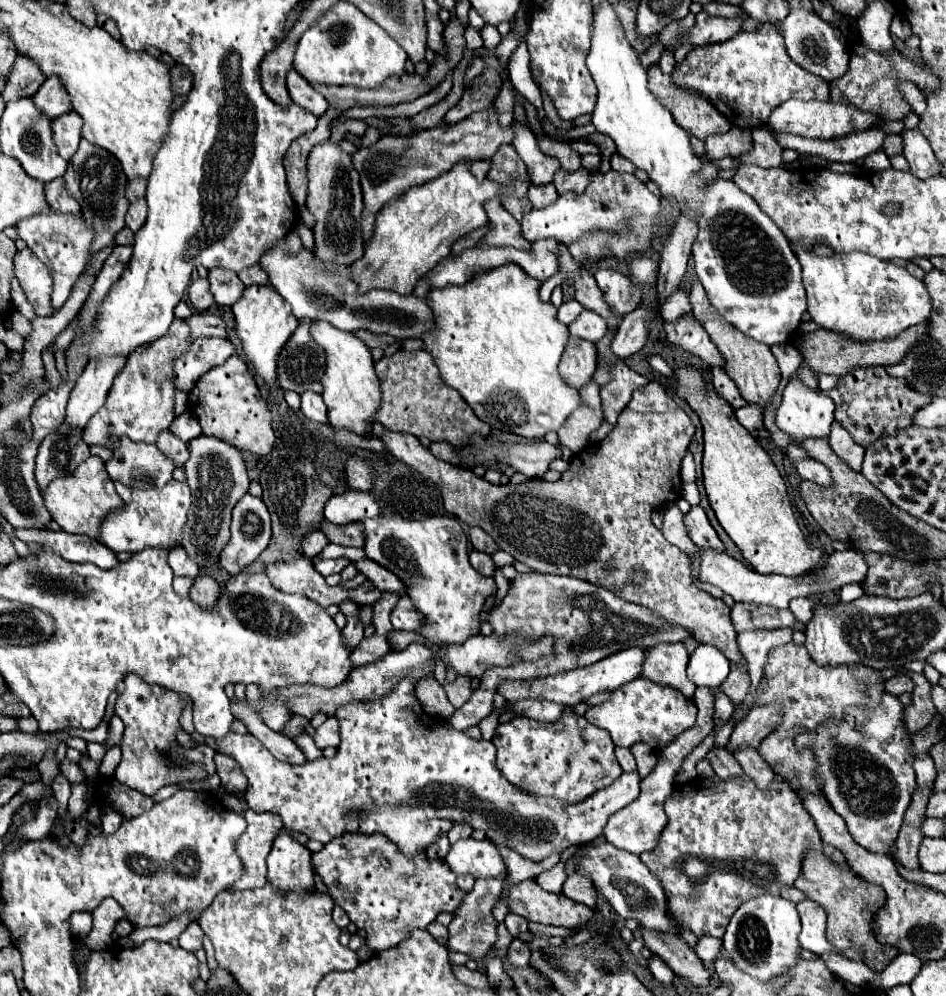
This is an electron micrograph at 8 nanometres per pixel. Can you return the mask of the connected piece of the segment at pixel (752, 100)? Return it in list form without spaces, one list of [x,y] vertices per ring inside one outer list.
[[[772,22],[760,24],[754,32],[738,32],[734,38],[720,44],[696,46],[674,68],[672,78],[680,88],[710,100],[732,126],[748,130],[762,126],[770,112],[788,98],[830,100],[830,86],[790,60],[784,38]]]

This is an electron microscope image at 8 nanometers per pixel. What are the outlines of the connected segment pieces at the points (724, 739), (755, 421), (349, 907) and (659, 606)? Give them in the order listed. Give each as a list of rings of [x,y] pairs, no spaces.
[[[728,721],[725,725],[721,727],[721,729],[717,732],[715,736],[715,747],[726,747],[728,744],[728,740],[733,732],[733,726],[730,725],[730,721]]]
[[[748,404],[748,406],[742,406],[742,408],[734,410],[734,414],[736,414],[738,422],[742,420],[742,422],[746,422],[748,426],[754,426],[752,432],[756,432],[756,430],[762,428],[762,408],[760,408],[760,406],[750,406],[750,404]]]
[[[344,834],[330,840],[320,852],[312,854],[312,870],[326,884],[332,900],[348,914],[348,918],[366,930],[366,944],[370,950],[380,952],[400,944],[414,928],[426,928],[440,912],[454,912],[464,898],[456,886],[456,876],[446,868],[444,860],[430,860],[424,854],[406,856],[396,844],[388,842],[382,834]]]
[[[648,382],[632,394],[632,400],[618,416],[614,430],[606,440],[588,444],[584,450],[572,456],[570,468],[562,474],[558,482],[546,482],[542,478],[532,478],[522,484],[494,486],[484,478],[478,478],[470,468],[452,466],[432,456],[416,436],[390,432],[382,436],[388,452],[394,454],[404,464],[418,470],[424,478],[432,480],[442,490],[444,508],[448,514],[458,516],[468,526],[480,526],[486,534],[494,538],[500,550],[514,556],[514,560],[524,562],[536,572],[558,574],[586,580],[594,586],[606,588],[620,596],[622,600],[656,610],[660,616],[674,624],[682,624],[694,632],[694,638],[704,644],[716,646],[728,660],[740,662],[742,654],[738,648],[738,634],[730,622],[730,608],[698,590],[690,576],[690,558],[676,546],[672,546],[662,532],[652,524],[650,516],[654,510],[664,510],[670,502],[682,496],[680,464],[694,436],[694,424],[688,414],[666,394],[664,386],[658,382]]]

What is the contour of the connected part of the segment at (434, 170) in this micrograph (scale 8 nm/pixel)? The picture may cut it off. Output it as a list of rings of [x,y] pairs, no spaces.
[[[496,110],[478,112],[474,116],[468,116],[466,120],[450,126],[436,126],[424,132],[418,132],[414,136],[402,138],[402,136],[384,136],[376,144],[358,150],[352,156],[354,170],[360,174],[360,184],[364,192],[364,212],[362,212],[362,232],[364,240],[372,236],[376,214],[382,206],[386,206],[390,200],[396,200],[400,194],[408,192],[414,186],[426,184],[444,172],[448,172],[454,164],[466,160],[486,160],[492,158],[492,154],[498,150],[500,144],[512,142],[512,128],[502,128],[498,124]]]

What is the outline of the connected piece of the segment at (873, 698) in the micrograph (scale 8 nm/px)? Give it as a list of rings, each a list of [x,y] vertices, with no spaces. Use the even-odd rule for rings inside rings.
[[[794,642],[774,648],[768,652],[768,662],[764,666],[764,682],[760,686],[760,696],[754,706],[776,702],[782,708],[782,722],[760,742],[758,754],[770,764],[770,768],[784,782],[790,784],[792,790],[812,792],[822,796],[822,780],[816,776],[816,760],[810,750],[796,750],[794,738],[802,732],[814,732],[820,724],[828,720],[840,720],[844,708],[848,706],[870,706],[874,708],[884,690],[884,678],[878,670],[866,668],[862,664],[840,664],[840,666],[818,666],[806,646],[798,646]]]

